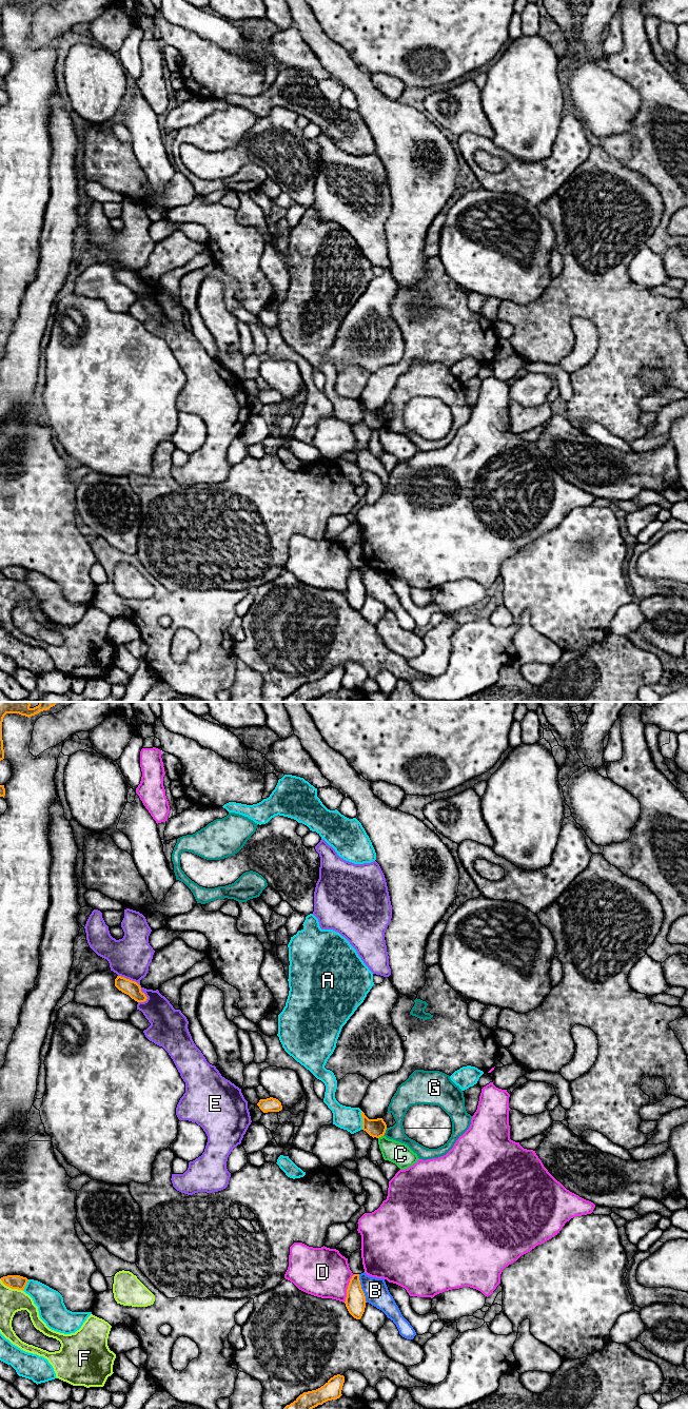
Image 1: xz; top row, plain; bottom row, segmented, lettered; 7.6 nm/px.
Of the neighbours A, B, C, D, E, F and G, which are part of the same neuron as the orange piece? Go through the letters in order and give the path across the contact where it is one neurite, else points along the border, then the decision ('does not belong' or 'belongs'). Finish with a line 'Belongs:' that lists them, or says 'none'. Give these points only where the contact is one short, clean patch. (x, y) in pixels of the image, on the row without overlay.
A: does not belong
B: does not belong
C: along xz (382, 427), (378, 430) | does not belong
D: does not belong
E: does not belong
F: does not belong
G: does not belong
Belongs: none

